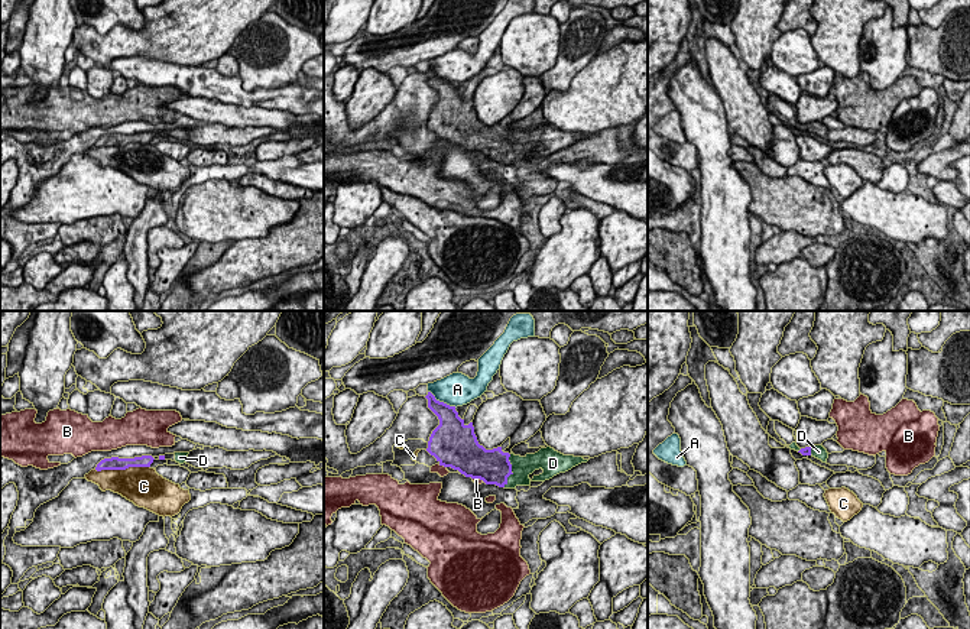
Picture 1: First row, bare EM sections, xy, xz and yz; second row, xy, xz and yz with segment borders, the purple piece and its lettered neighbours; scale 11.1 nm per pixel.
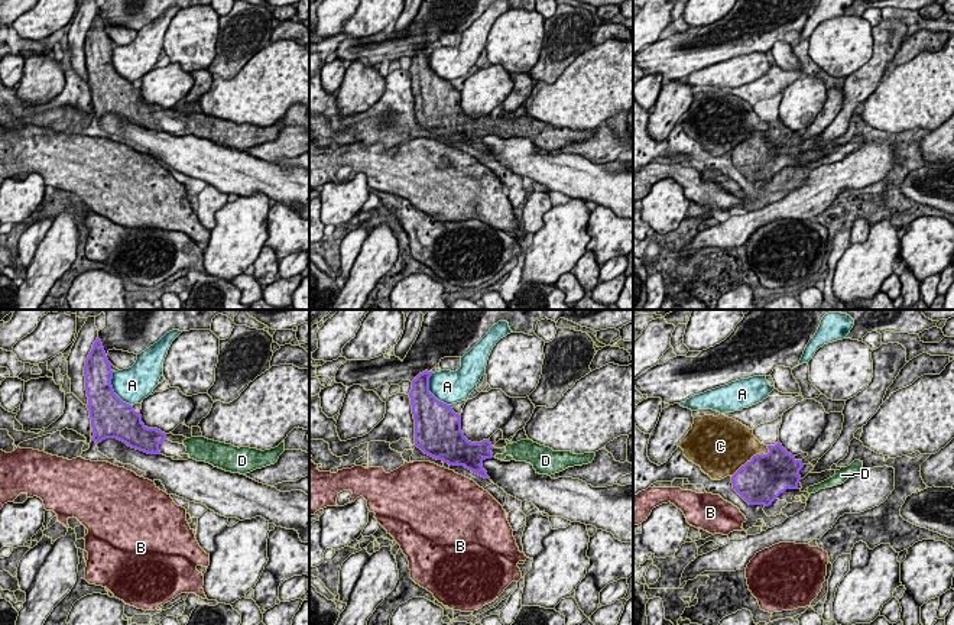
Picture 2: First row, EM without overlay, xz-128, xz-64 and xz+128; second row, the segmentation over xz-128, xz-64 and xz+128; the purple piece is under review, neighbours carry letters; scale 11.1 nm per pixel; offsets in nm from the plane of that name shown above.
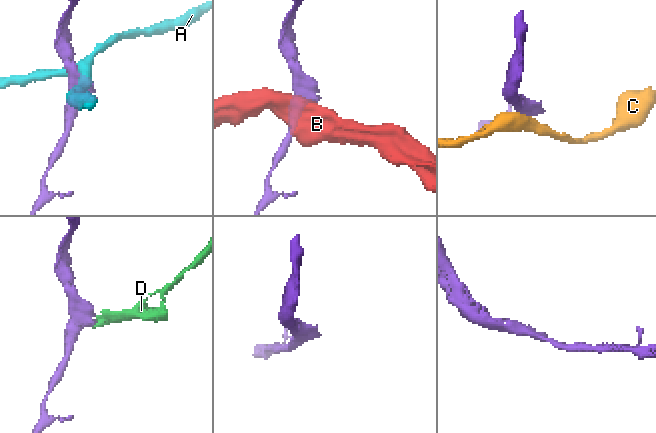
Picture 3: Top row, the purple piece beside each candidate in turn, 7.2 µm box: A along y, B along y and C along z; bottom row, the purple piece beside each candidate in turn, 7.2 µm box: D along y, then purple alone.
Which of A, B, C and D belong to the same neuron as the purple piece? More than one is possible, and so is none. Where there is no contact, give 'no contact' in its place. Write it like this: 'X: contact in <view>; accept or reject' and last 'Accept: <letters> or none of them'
A: contact in xz; reject
B: contact in xz; reject
C: contact in xy; reject
D: contact in xz; accept
Accept: D

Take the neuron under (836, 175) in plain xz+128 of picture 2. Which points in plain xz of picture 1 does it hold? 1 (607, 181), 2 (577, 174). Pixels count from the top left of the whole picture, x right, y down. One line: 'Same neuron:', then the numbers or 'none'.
Same neuron: none

